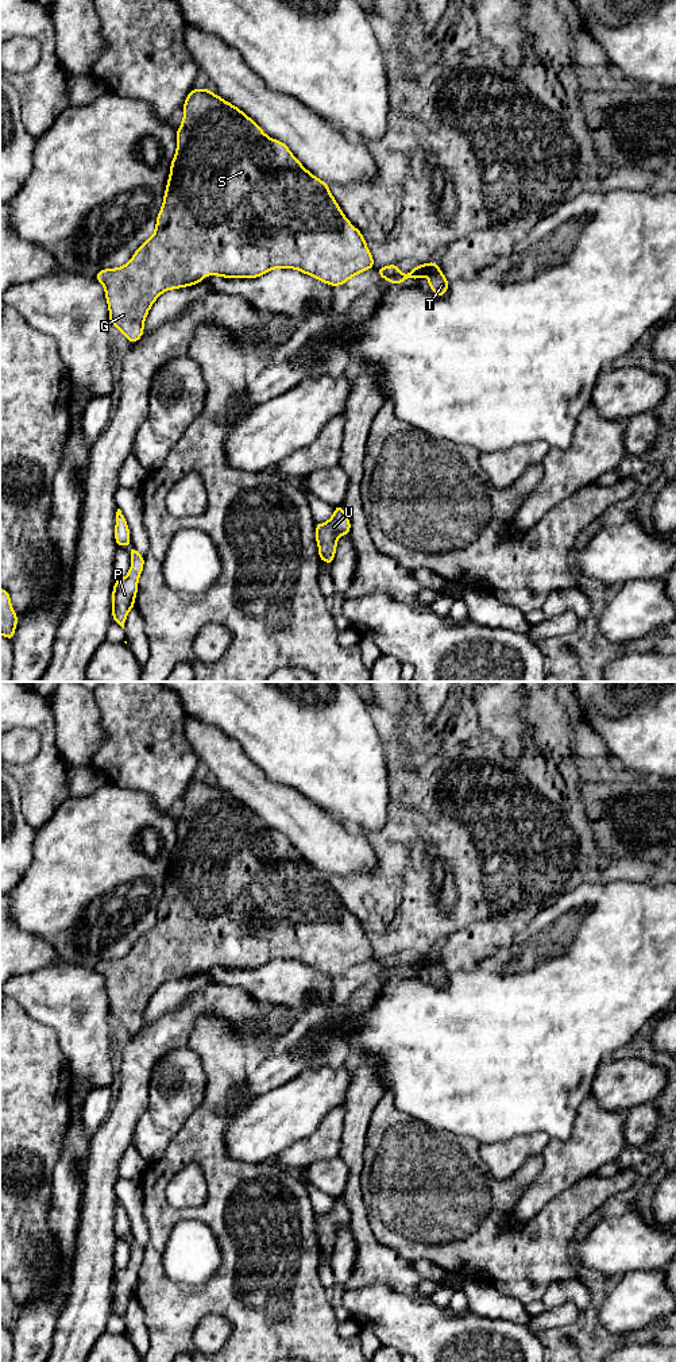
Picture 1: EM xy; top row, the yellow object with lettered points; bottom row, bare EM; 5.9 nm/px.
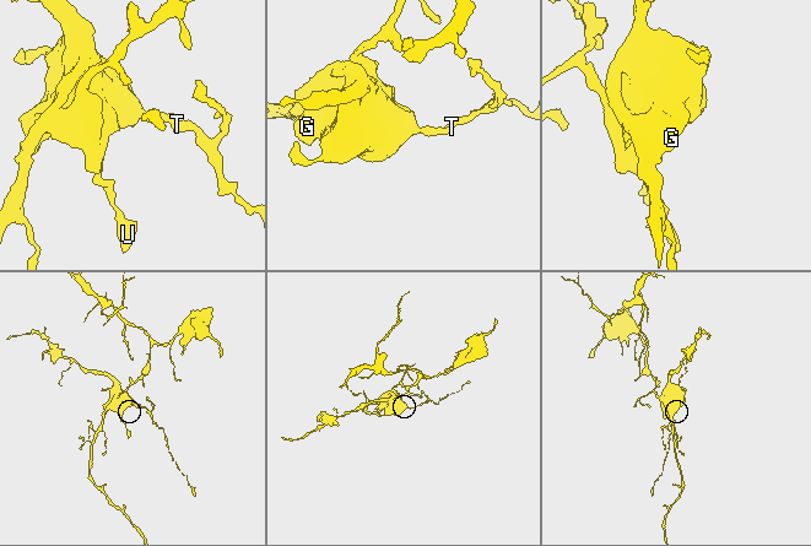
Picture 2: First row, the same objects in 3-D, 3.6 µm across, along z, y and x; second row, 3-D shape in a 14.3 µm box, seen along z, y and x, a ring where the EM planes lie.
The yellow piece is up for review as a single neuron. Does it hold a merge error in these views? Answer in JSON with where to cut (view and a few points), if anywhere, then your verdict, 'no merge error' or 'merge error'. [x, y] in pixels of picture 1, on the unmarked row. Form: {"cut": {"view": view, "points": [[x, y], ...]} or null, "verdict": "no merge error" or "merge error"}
{"cut": null, "verdict": "no merge error"}

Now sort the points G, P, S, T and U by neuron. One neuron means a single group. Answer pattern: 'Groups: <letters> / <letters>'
Groups: G P S T U

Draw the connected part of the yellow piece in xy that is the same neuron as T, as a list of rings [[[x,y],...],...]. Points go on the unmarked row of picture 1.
[[[436,953],[416,957],[406,966],[402,965],[397,957],[398,954],[379,958],[378,960],[379,968],[390,972],[393,976],[397,977],[407,969],[420,971],[422,966],[428,965],[429,966],[428,976],[439,988],[443,988],[448,983],[449,972],[444,968]]]

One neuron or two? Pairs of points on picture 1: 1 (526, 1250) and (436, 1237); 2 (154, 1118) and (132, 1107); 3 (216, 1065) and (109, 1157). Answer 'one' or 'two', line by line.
1: one
2: two
3: two

